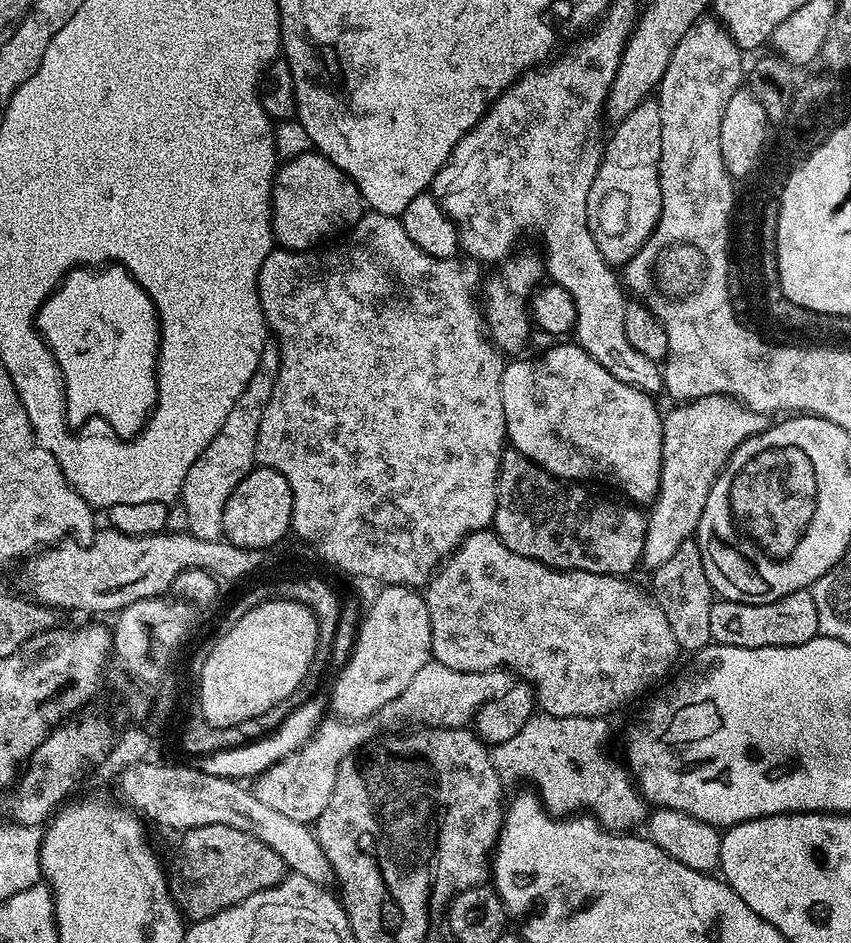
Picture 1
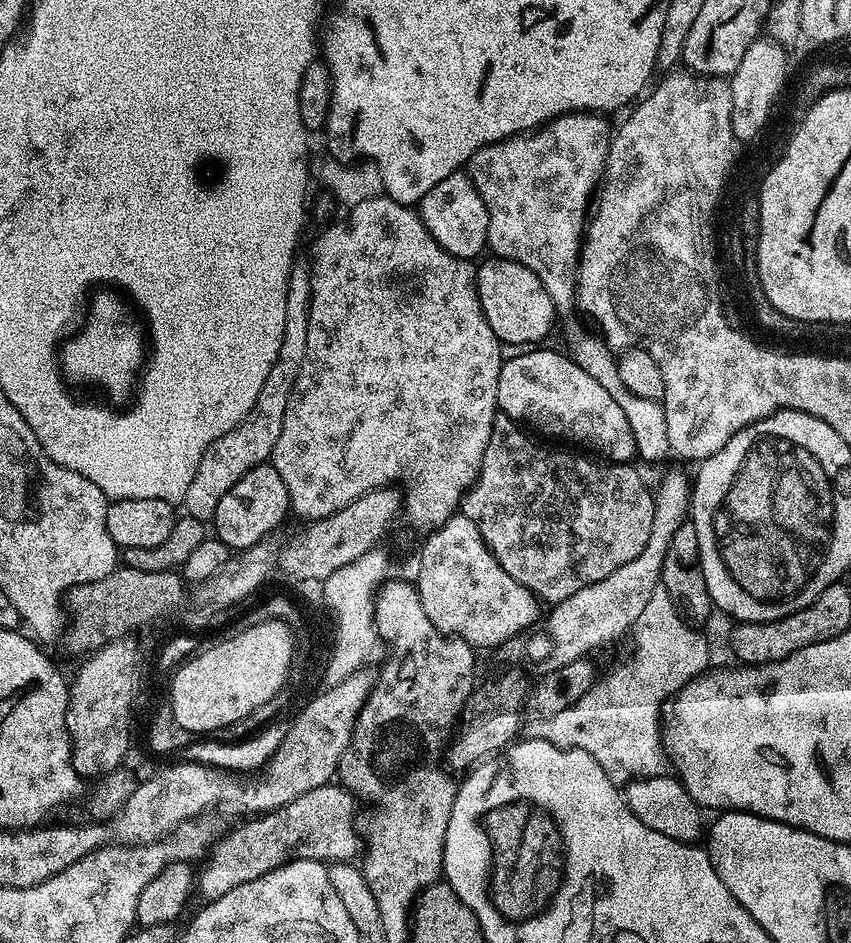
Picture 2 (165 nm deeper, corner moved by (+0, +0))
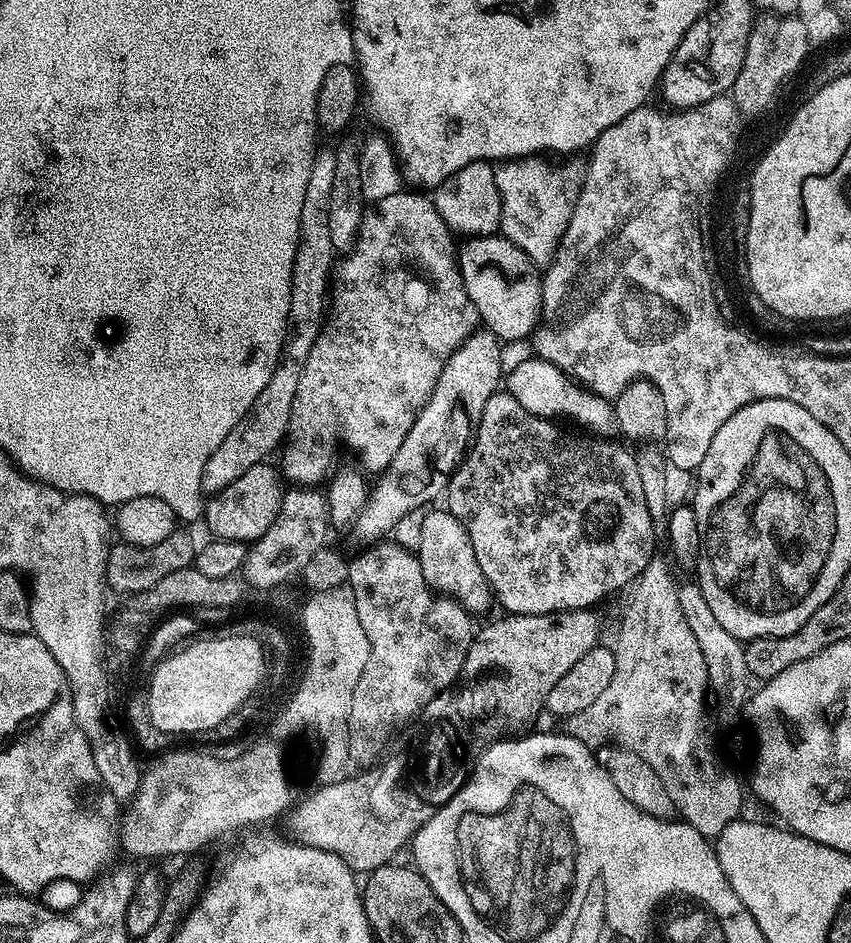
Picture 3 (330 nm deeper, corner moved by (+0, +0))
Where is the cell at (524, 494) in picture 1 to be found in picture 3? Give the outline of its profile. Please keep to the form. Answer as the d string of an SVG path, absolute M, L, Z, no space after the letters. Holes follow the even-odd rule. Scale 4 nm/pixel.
M498 390L482 406L482 414L475 421L476 437L472 440L472 448L465 451L464 458L449 475L446 489L447 511L462 522L466 534L470 534L470 546L474 546L474 558L478 558L478 566L482 566L482 574L486 578L493 597L504 607L505 613L514 616L537 616L551 612L569 612L575 608L592 608L603 596L616 592L619 588L627 589L648 563L657 555L658 541L654 534L654 526L650 518L650 510L646 510L646 494L642 494L642 481L638 475L636 456L623 448L623 443L615 444L615 439L581 434L576 432L560 433L559 423L551 419L530 414L507 390Z

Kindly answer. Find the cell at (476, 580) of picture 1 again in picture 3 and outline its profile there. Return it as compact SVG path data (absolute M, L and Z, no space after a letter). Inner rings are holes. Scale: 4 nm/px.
M428 510L422 523L421 541L416 548L422 566L422 574L439 593L451 596L469 613L477 614L493 599L491 588L482 574L482 566L478 566L478 558L474 558L474 546L470 546L470 534L447 510L433 512Z

